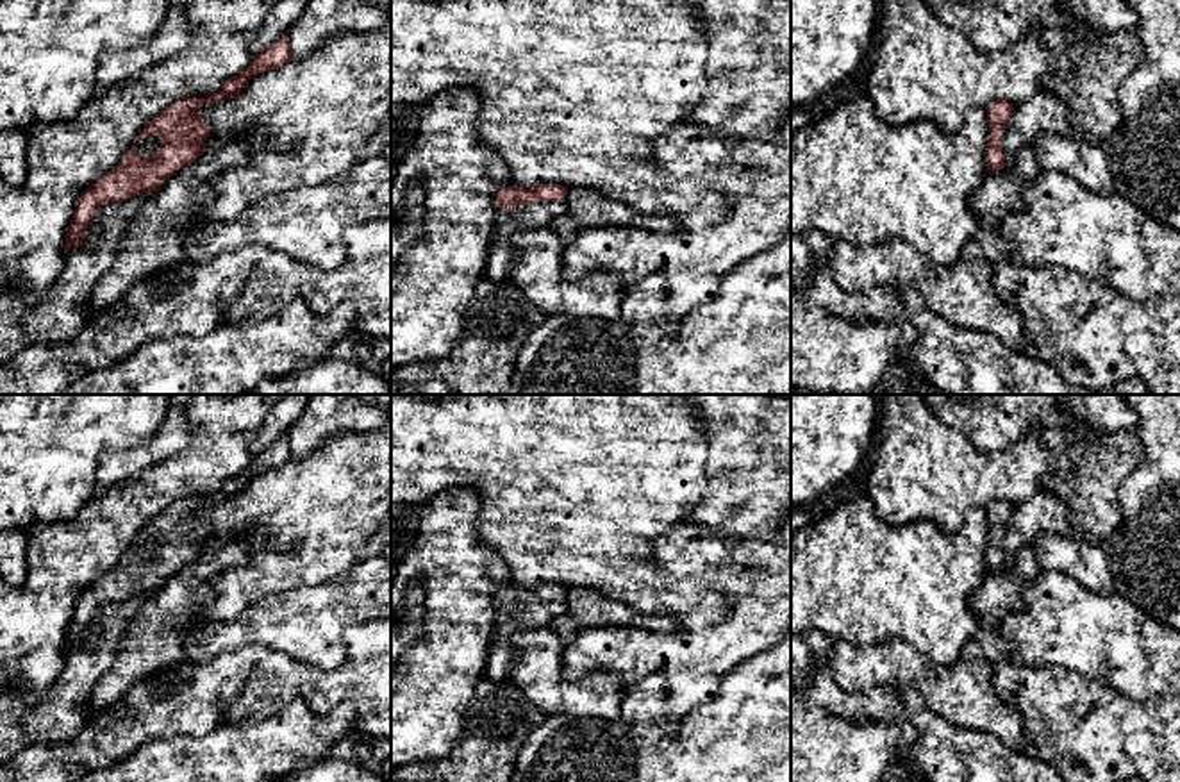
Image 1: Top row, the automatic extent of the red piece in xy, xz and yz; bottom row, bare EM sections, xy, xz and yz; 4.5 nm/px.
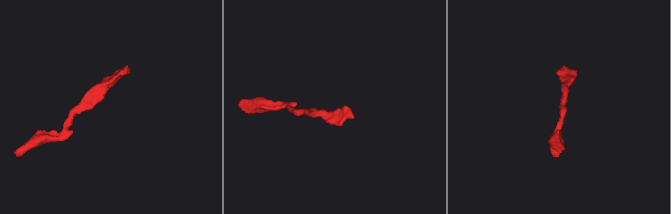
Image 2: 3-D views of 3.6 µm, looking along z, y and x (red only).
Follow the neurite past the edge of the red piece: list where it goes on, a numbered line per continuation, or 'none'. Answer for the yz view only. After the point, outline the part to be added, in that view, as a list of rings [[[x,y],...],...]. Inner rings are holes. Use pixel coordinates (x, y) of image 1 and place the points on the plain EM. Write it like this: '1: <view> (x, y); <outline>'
none

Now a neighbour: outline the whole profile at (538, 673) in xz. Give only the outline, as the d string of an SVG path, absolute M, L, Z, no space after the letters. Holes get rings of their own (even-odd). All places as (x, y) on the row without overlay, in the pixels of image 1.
M525 627L511 637L518 661L505 673L543 714L618 720L625 689L614 673L593 671L580 680L564 677L566 645L552 627Z

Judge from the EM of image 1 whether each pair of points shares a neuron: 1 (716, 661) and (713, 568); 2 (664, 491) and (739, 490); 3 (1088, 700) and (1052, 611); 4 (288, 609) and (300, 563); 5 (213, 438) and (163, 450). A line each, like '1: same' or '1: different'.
1: same
2: different
3: different
4: different
5: different

